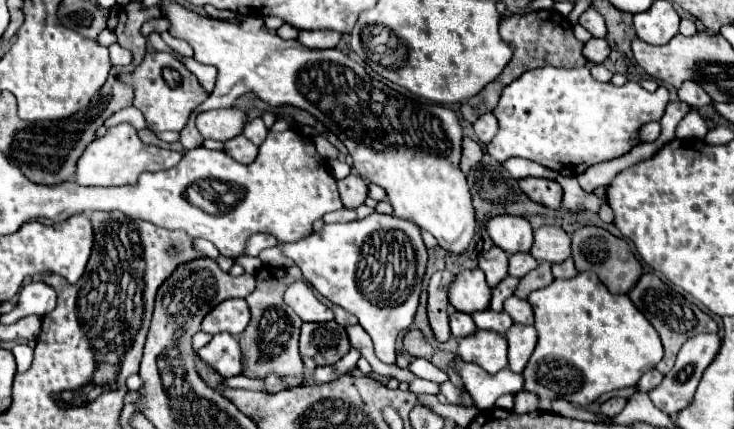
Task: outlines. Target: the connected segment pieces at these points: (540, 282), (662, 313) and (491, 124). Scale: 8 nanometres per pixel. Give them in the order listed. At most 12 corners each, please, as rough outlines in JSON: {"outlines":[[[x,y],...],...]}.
{"outlines":[[[539,263],[517,285],[515,297],[527,299],[553,281],[551,263]],[[643,273],[627,293],[657,329],[675,365],[681,345],[717,323],[655,273]],[[493,113],[481,115],[473,129],[481,143],[487,143],[497,133]]]}

